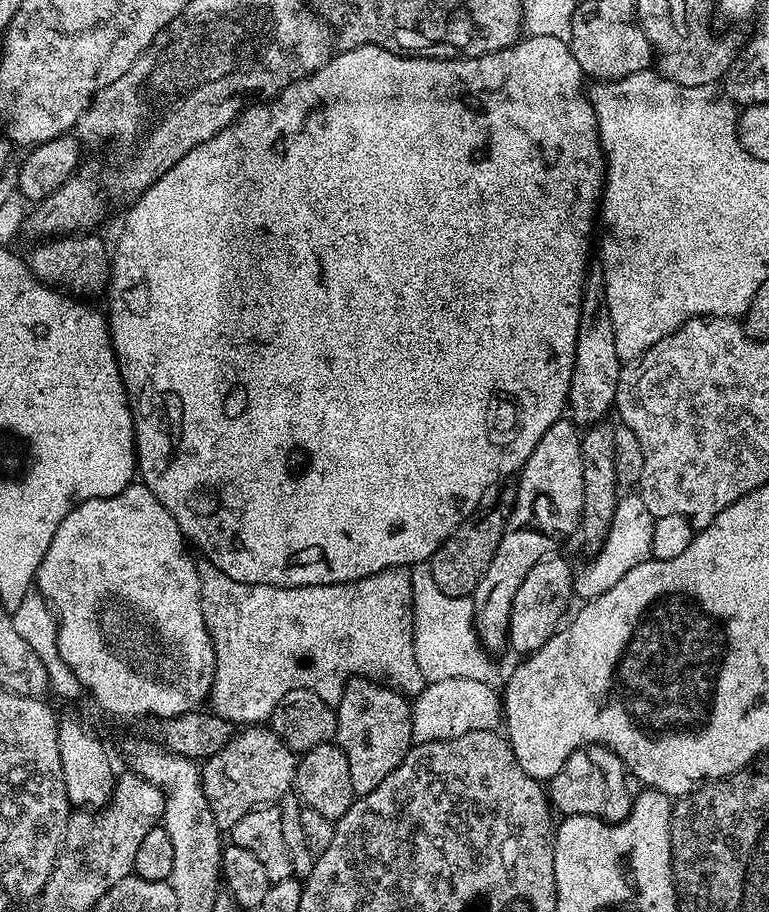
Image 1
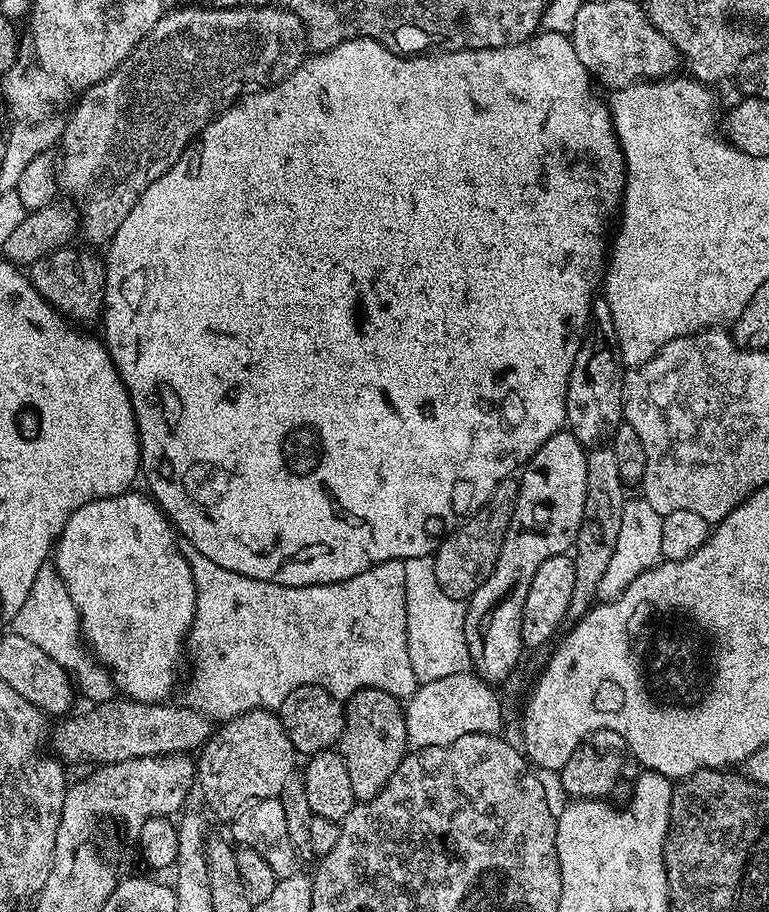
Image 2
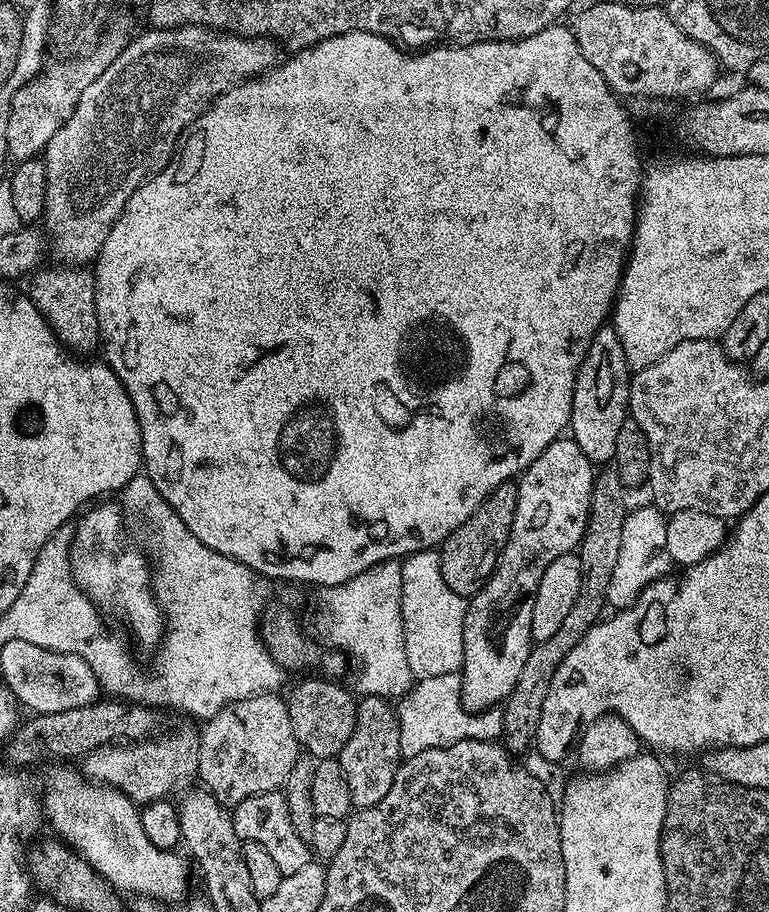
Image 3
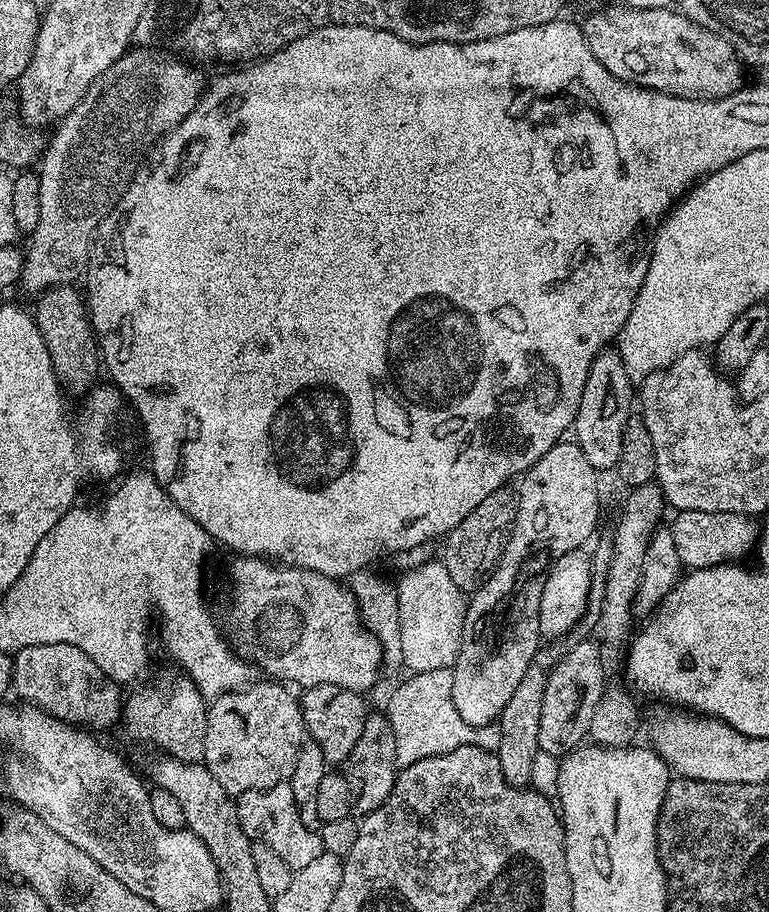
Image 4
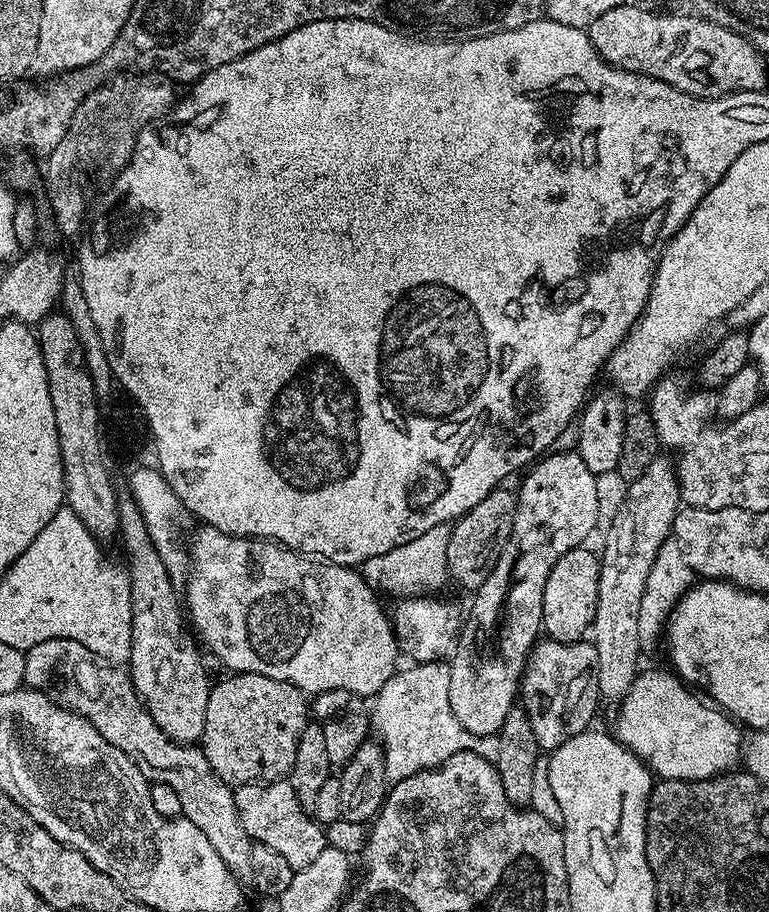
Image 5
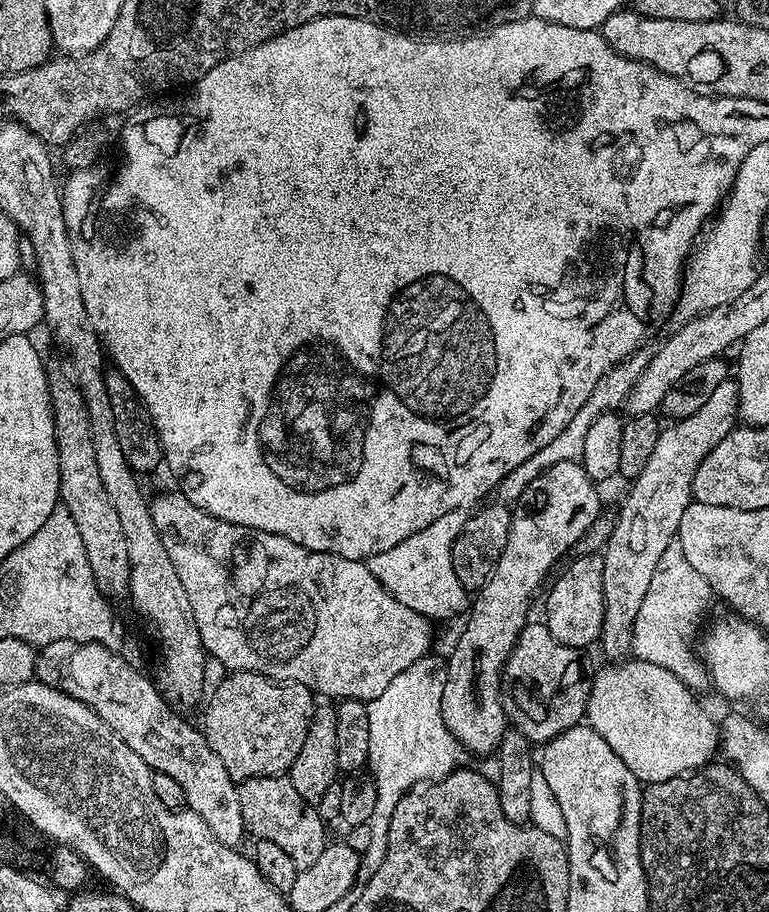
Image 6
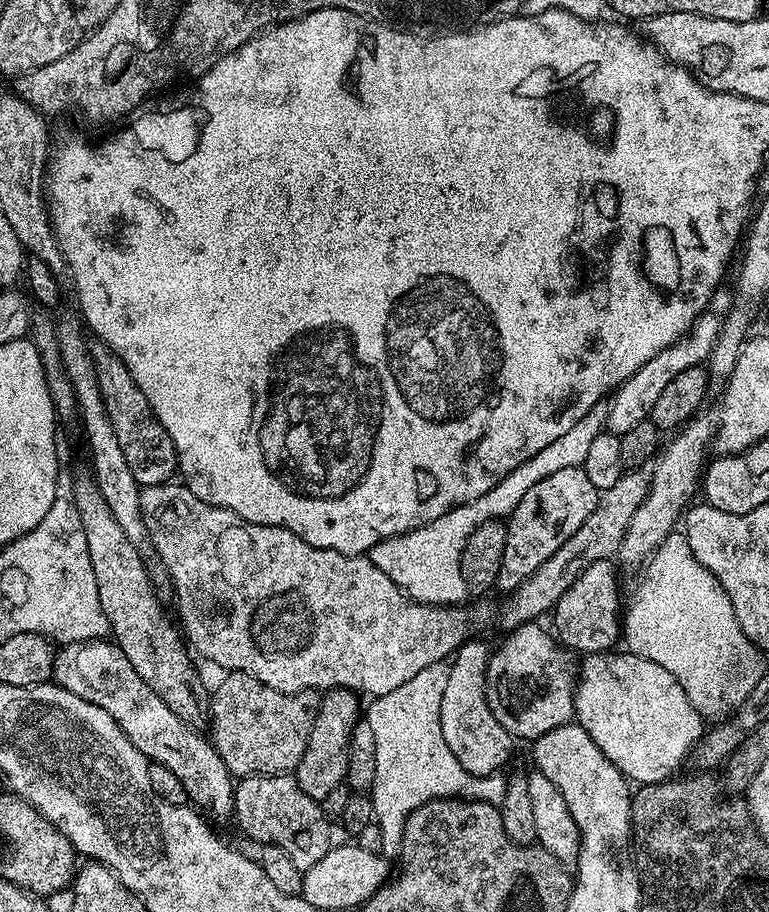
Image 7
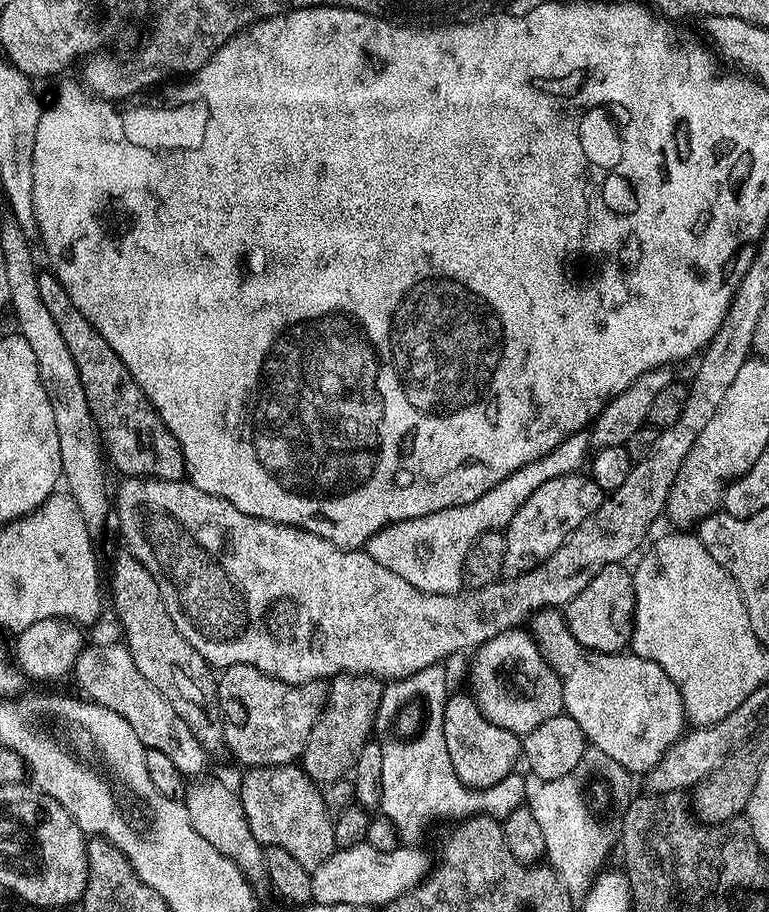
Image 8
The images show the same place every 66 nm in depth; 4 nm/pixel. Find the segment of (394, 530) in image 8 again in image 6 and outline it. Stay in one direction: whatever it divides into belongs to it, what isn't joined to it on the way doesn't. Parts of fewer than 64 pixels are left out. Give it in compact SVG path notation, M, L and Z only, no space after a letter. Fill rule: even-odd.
M633 354L627 360L616 364L606 374L602 374L602 378L598 378L594 390L590 390L590 398L586 398L586 403L579 408L578 414L574 414L574 418L570 418L570 423L547 446L542 446L542 450L538 450L538 454L530 454L530 458L526 458L526 462L522 462L522 466L514 466L514 470L510 470L510 474L506 478L502 478L498 489L498 496L501 501L519 501L520 495L526 490L526 486L530 486L530 482L534 482L534 478L538 478L538 474L542 474L544 469L550 466L558 466L558 462L579 461L582 445L586 443L586 434L590 431L590 425L602 414L616 412L619 409L619 404L621 407L627 401L634 382L638 382L638 378L644 373L644 367L648 364L649 357L640 355ZM459 508L450 514L442 514L442 518L434 518L426 530L418 530L418 534L410 534L410 538L402 538L398 546L390 546L390 550L382 550L382 554L374 554L366 561L370 574L382 582L382 586L402 606L428 617L433 622L448 620L451 616L467 613L470 608L470 593L458 582L458 574L454 574L454 542L458 534L462 534L462 526L466 526L469 513Z

